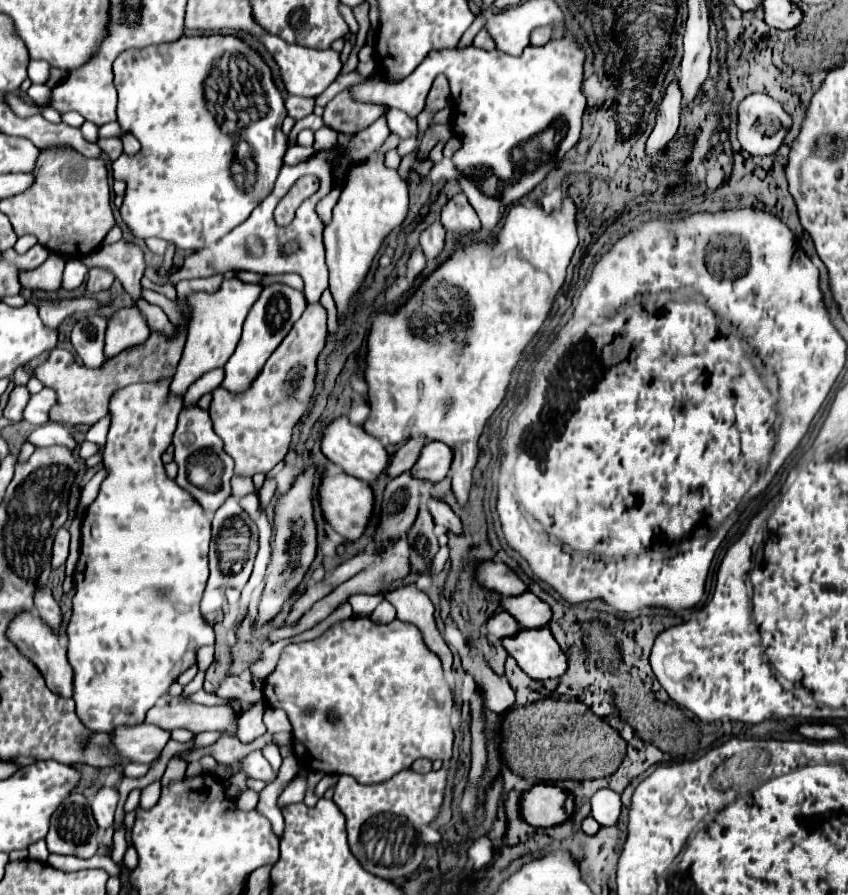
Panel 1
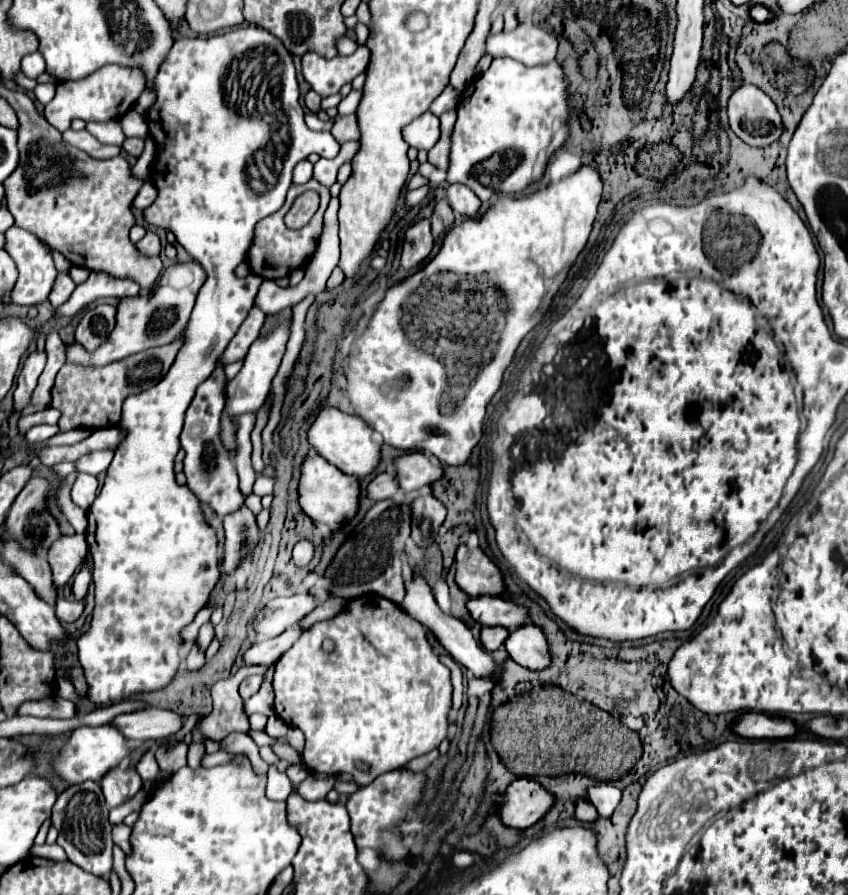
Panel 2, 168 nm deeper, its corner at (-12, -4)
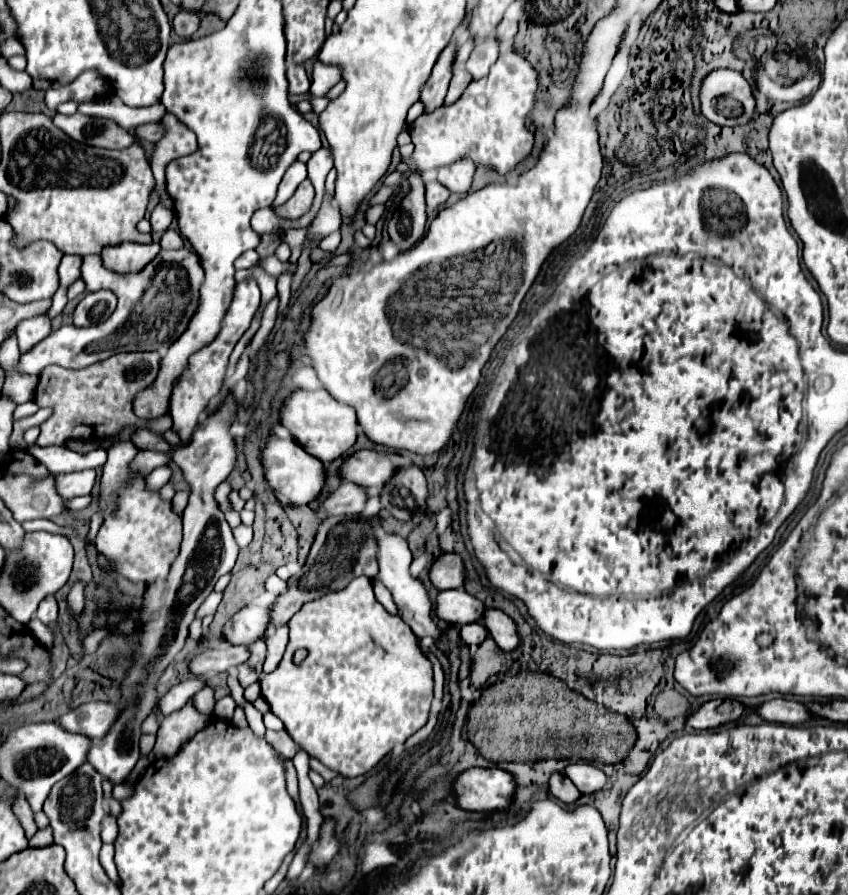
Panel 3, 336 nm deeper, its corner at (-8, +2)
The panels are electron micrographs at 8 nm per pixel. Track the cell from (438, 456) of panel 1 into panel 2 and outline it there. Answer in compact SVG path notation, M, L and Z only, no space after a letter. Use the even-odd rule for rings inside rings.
M412 452L412 454L402 454L394 460L394 474L398 480L400 490L412 492L420 490L424 484L430 486L432 482L440 480L444 470L442 464L436 458L430 458L426 452Z

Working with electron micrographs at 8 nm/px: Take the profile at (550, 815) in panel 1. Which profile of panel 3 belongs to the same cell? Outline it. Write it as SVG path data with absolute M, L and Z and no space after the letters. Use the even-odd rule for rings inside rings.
M470 768L454 782L454 794L464 810L508 810L516 794L516 778L500 768Z

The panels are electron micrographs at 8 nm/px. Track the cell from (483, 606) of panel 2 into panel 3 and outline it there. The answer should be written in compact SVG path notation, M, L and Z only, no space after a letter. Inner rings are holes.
M456 588L456 590L444 590L438 594L436 614L438 618L458 626L472 624L472 622L480 622L484 626L486 606L484 602L468 594L464 588Z

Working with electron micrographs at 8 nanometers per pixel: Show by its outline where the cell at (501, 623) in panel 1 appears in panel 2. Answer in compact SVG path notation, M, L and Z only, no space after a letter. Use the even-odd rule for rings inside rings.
M492 626L492 628L482 628L480 630L480 642L482 642L482 648L488 650L488 652L494 652L500 648L500 644L504 644L506 636L510 632L506 628L500 628L500 626Z

